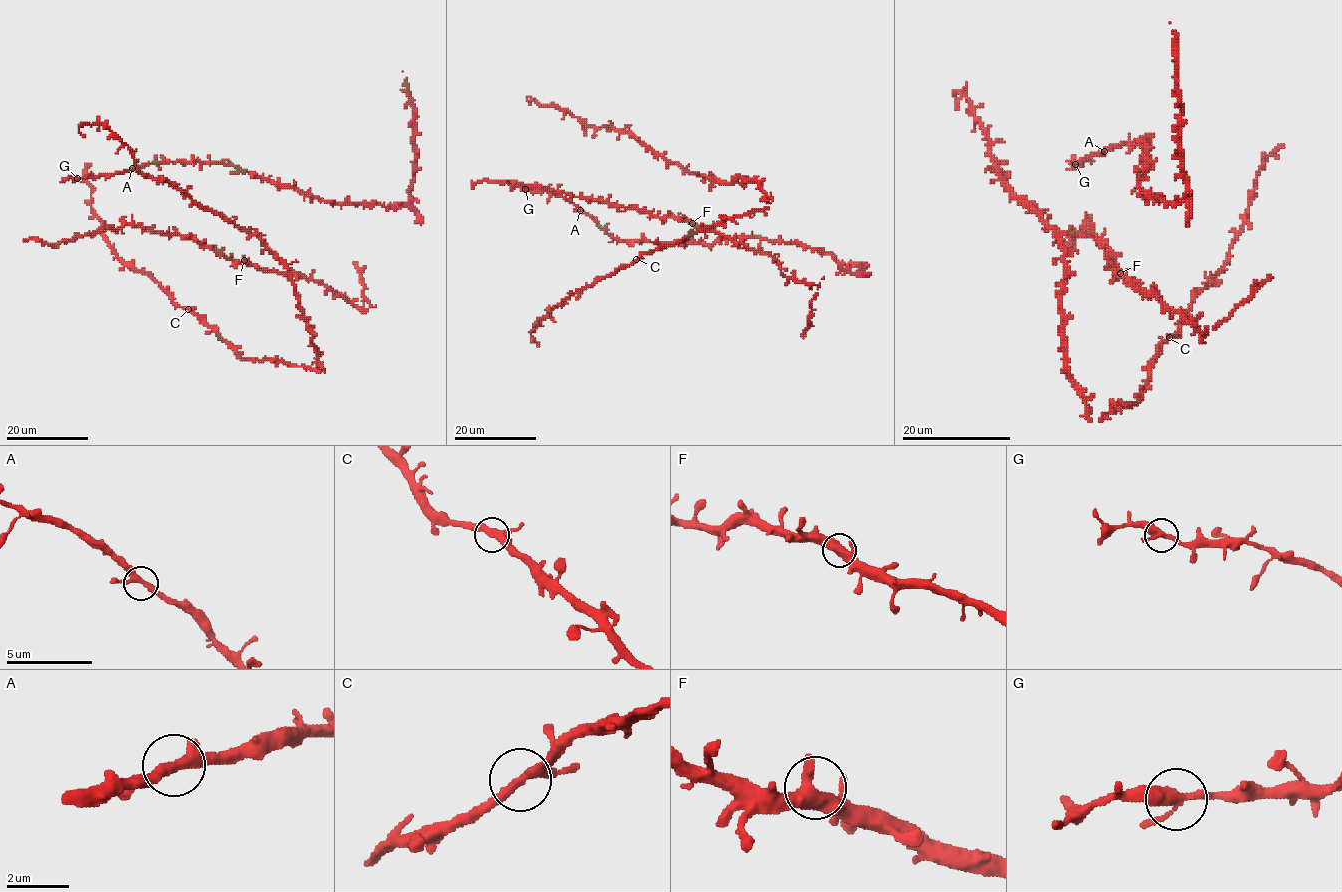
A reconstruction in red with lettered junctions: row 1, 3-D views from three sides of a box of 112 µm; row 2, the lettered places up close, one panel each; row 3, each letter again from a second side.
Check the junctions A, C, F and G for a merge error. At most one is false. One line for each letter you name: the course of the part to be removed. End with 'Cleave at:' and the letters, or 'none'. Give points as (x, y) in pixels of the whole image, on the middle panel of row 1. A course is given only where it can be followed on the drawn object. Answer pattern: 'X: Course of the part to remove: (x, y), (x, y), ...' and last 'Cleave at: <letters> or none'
Cleave at: none

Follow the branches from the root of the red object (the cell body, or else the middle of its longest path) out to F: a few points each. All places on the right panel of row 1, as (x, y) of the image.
F: (1112, 259), (1112, 267), (1117, 274), (1120, 273)

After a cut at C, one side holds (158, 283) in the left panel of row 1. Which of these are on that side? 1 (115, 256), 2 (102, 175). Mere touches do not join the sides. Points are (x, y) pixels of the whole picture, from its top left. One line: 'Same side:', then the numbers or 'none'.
Same side: 1

